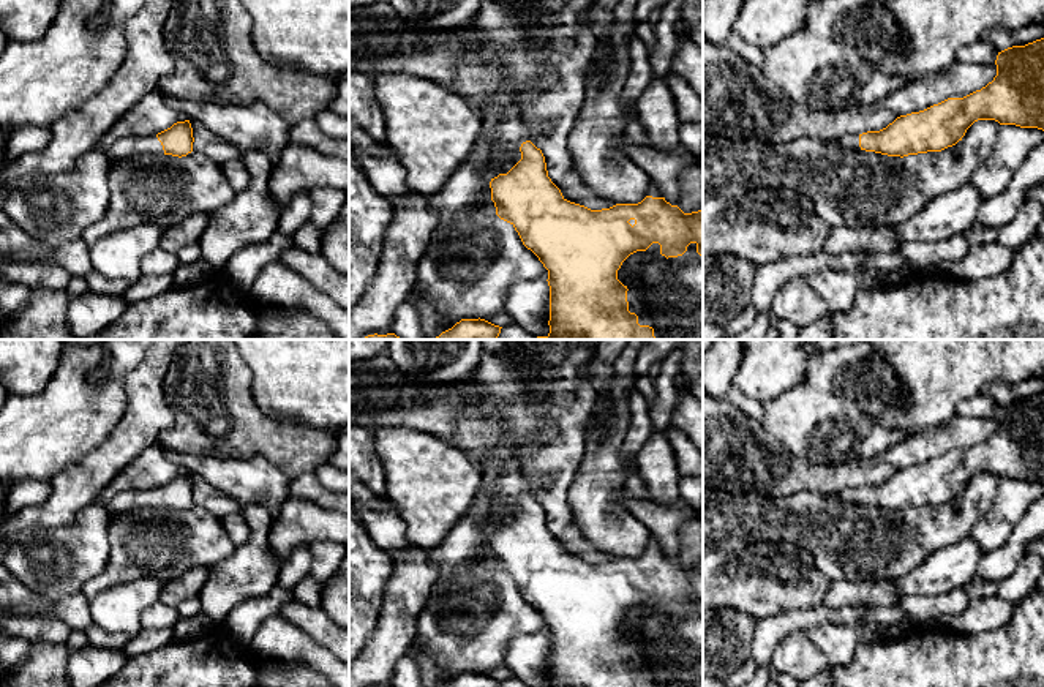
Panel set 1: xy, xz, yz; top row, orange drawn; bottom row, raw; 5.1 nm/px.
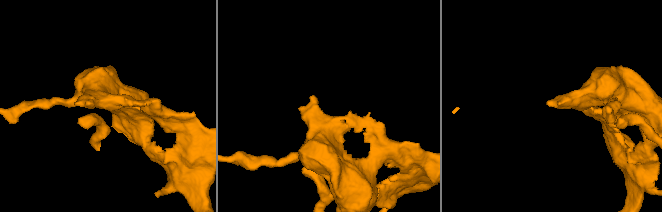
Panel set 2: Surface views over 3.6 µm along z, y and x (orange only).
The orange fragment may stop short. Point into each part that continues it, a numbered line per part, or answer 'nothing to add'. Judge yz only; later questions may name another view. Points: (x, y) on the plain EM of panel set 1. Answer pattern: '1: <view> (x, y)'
1: yz (848, 495)

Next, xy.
1: xy (131, 499)

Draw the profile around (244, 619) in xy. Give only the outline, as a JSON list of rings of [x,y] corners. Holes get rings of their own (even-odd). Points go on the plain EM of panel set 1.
[[[275,586],[269,594],[251,597],[235,605],[223,625],[246,648],[253,648],[259,625],[280,608],[292,600],[292,589]]]

